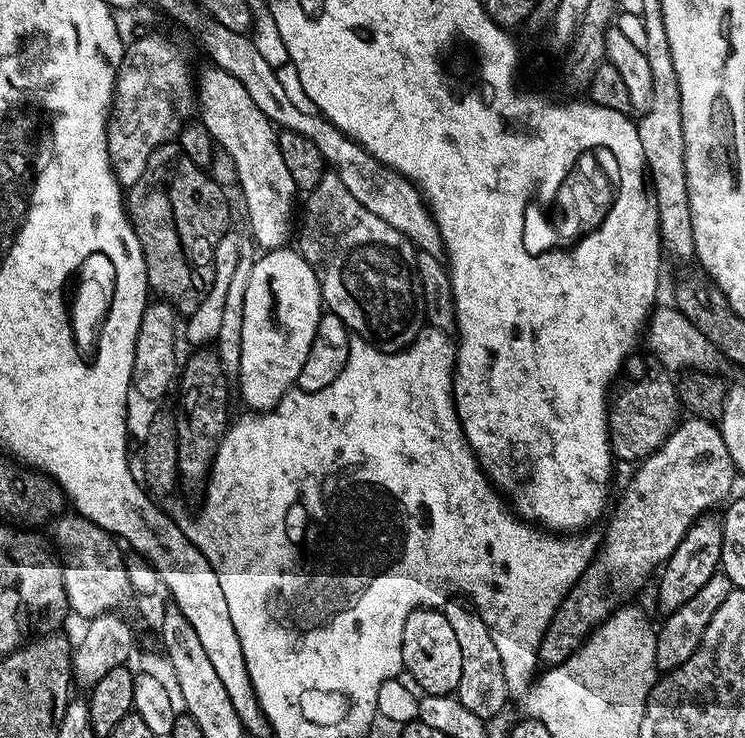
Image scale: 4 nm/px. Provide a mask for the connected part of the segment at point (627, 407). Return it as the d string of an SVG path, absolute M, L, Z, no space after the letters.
M644 376L628 384L611 397L608 405L608 434L612 441L612 454L617 461L639 462L654 455L664 445L678 423L682 403L675 383L664 376Z

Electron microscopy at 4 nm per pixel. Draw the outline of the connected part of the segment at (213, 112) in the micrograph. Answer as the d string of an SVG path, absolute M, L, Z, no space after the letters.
M208 66L198 80L199 119L213 143L234 162L236 180L242 190L251 237L263 251L283 248L289 243L292 208L298 189L283 161L279 133L255 105L242 82L221 68Z

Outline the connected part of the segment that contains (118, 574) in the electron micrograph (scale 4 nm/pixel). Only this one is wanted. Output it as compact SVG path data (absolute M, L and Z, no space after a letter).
M61 515L51 525L52 540L60 547L59 555L68 556L68 561L65 559L62 564L68 607L81 616L81 621L87 622L103 612L119 609L119 604L130 596L126 556L120 553L121 545L112 533L102 530L85 516L68 515Z

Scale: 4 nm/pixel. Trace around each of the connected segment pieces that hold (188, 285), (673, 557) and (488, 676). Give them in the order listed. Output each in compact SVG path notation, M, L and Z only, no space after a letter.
M177 143L164 144L151 155L145 172L148 179L131 185L126 196L128 219L132 221L132 229L138 234L146 262L148 287L184 318L192 316L194 310L202 306L202 298L206 298L214 282L214 268L208 268L204 276L200 276L200 272L192 272L192 256L188 256L188 248L183 246L184 236L180 236L180 224L176 224L172 194L169 192L171 184L176 184L175 177L180 176L180 168L192 168L194 165L195 162L183 153Z
M716 514L699 516L686 532L678 550L670 554L668 561L662 566L659 573L660 585L656 588L656 604L661 608L661 613L667 614L678 610L689 598L694 598L712 576L721 571L722 542L724 541L724 526L721 517Z
M449 599L442 608L446 622L450 622L458 638L458 647L462 650L464 669L455 695L462 702L462 706L466 706L466 710L470 710L472 714L478 714L481 720L488 722L491 721L491 716L496 716L503 710L504 703L510 695L510 689L506 682L506 674L502 670L502 658L498 658L498 650L492 640L490 625L471 603L463 604L460 600L463 599Z

